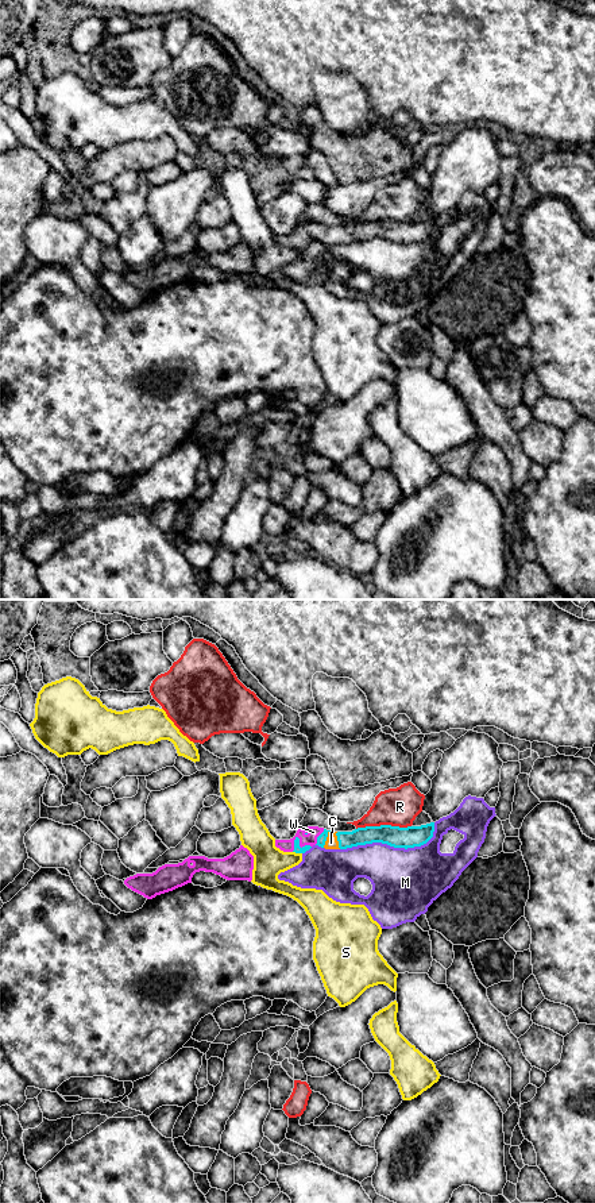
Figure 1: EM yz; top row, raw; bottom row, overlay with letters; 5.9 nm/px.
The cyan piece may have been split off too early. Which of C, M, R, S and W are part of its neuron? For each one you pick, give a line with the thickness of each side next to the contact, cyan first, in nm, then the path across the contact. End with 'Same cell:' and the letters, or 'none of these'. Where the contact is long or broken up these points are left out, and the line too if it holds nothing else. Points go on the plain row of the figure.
C: calibres 60 and 70 nm
W: calibres 50 and 80 nm
Same cell: C, W

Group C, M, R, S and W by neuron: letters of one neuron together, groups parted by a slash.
C W / M / R / S

